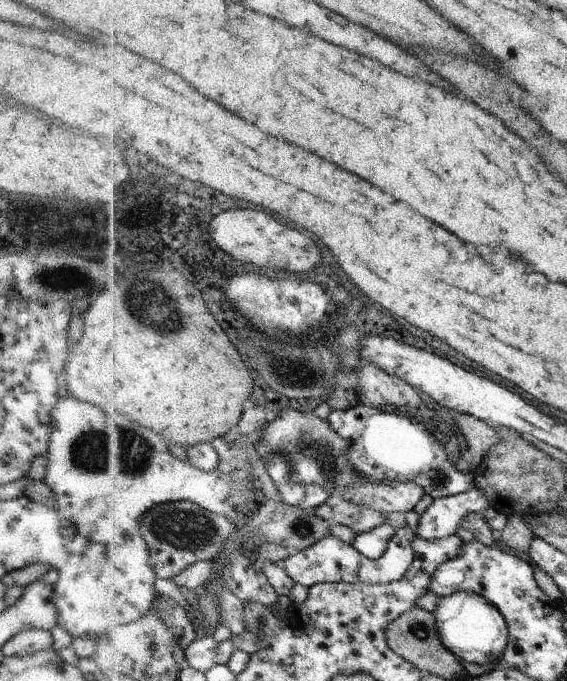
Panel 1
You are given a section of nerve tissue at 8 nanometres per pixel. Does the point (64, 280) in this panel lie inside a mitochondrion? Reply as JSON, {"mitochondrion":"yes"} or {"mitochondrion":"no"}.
{"mitochondrion":"yes"}

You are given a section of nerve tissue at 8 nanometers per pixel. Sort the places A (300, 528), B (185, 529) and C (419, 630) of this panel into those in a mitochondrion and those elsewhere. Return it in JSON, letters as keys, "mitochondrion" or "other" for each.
{"A":"mitochondrion","B":"mitochondrion","C":"mitochondrion"}

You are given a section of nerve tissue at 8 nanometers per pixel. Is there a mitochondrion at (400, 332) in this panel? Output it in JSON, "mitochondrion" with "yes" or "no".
{"mitochondrion":"no"}

